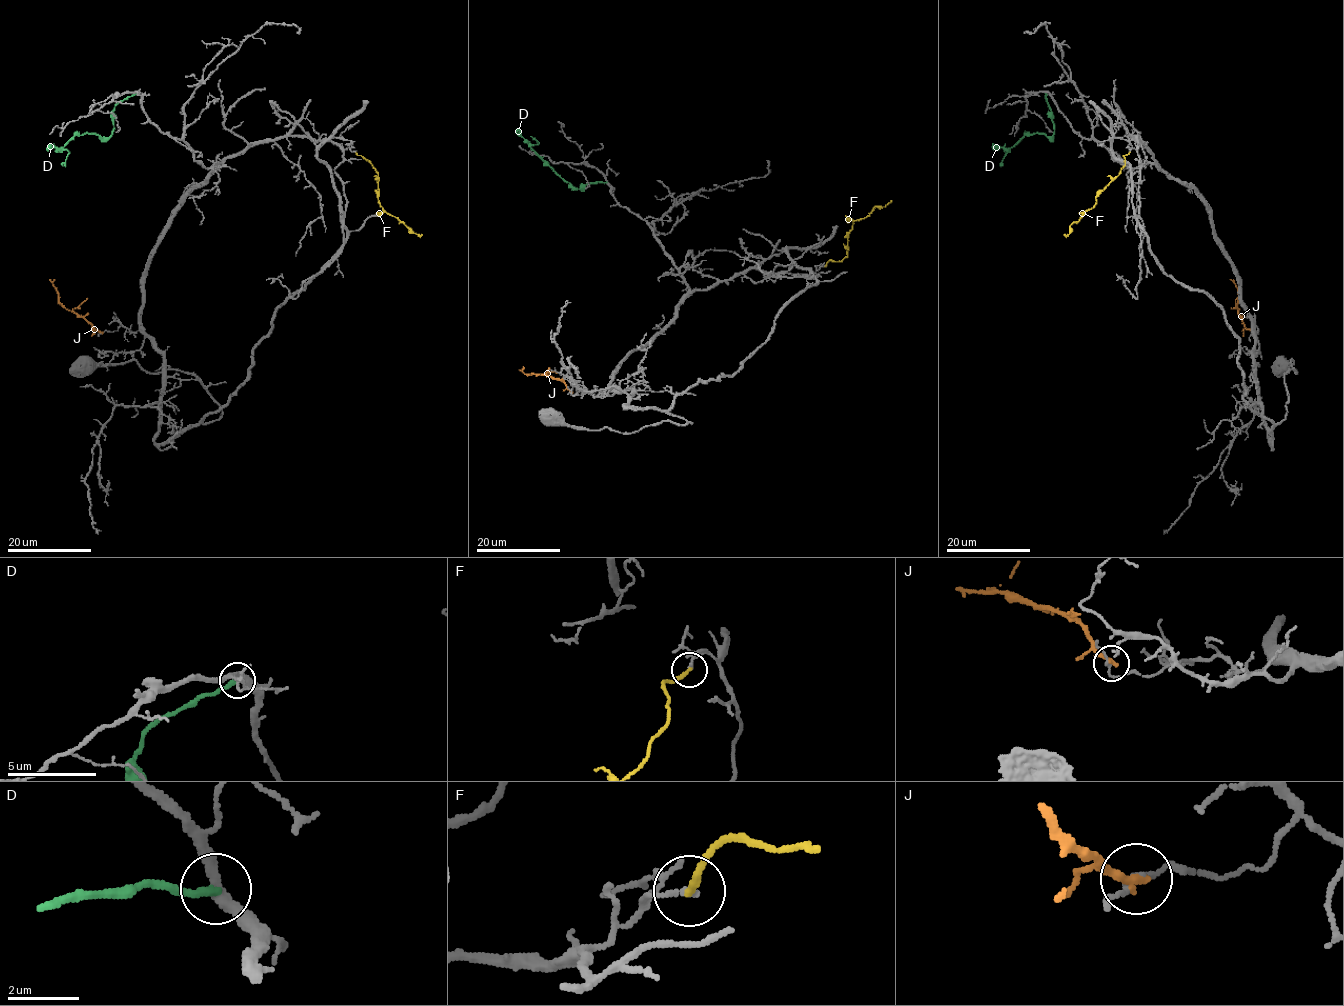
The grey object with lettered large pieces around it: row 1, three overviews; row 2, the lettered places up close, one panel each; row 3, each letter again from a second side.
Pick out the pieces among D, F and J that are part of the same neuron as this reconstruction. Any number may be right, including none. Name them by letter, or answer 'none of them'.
none of them

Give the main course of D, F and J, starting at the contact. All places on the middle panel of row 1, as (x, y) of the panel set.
D: (606, 182), (589, 182), (582, 191), (574, 189), (530, 146), (538, 143), (531, 136)
F: (825, 266), (829, 260), (841, 261), (847, 255), (847, 232), (852, 222), (891, 200)
J: (571, 392), (559, 379), (527, 375), (522, 371), (523, 366)

